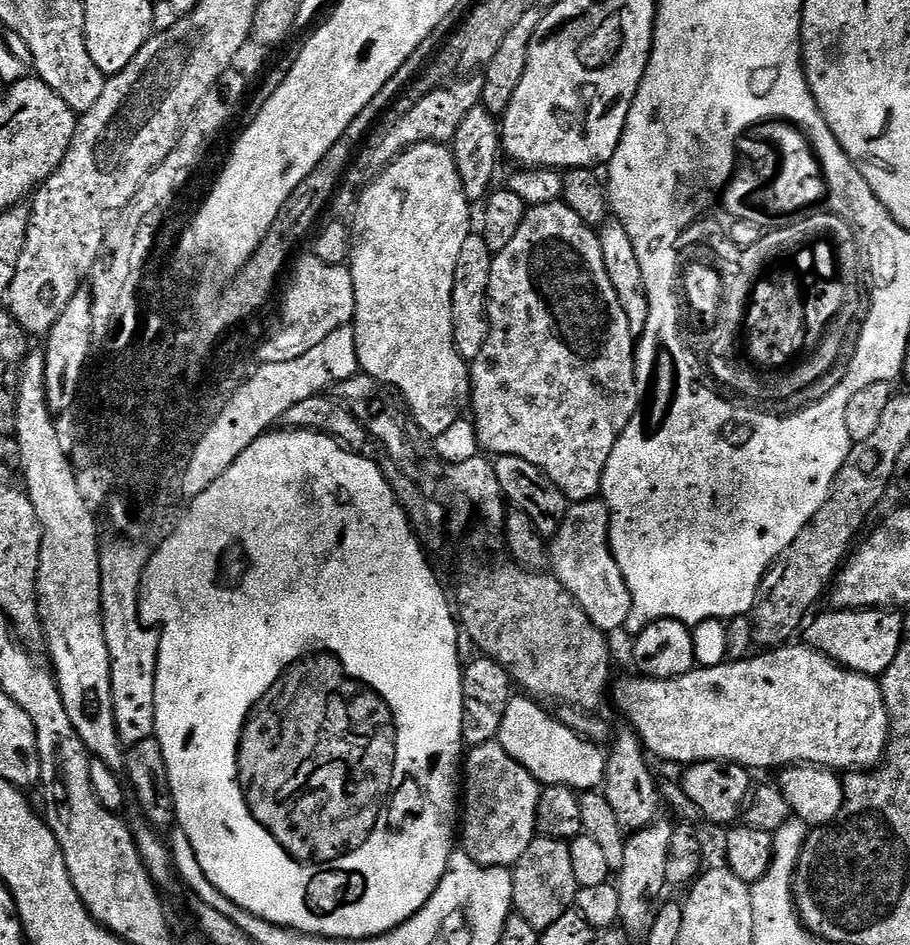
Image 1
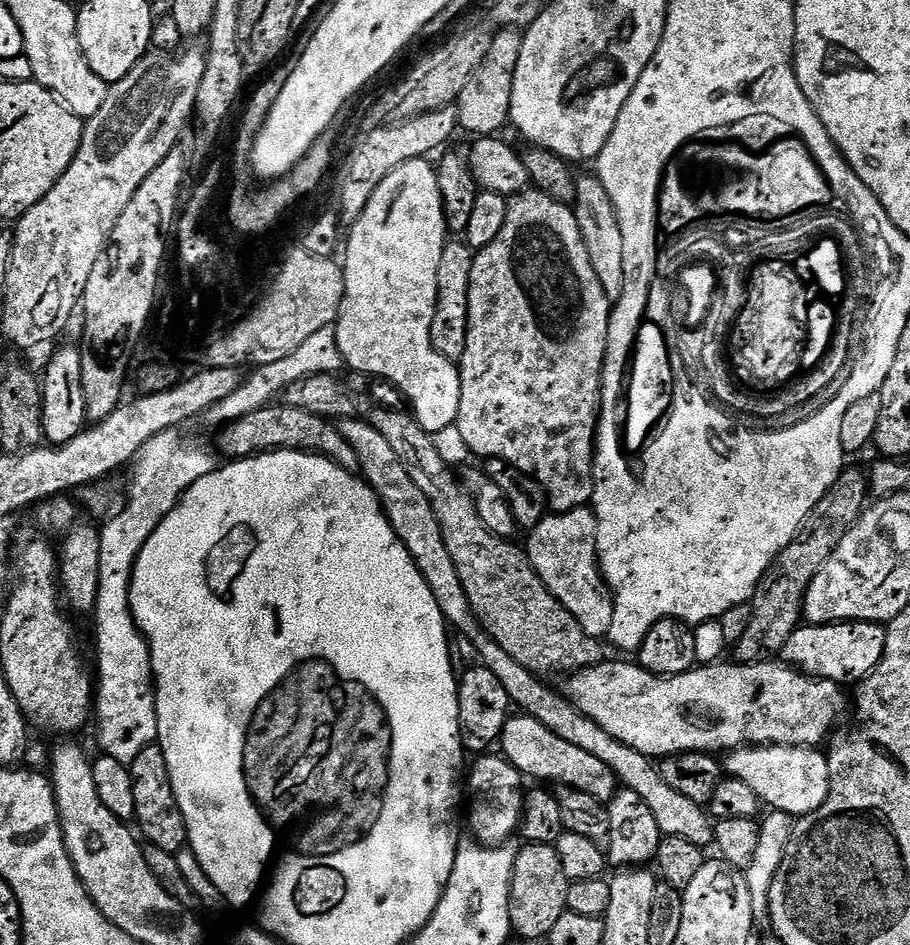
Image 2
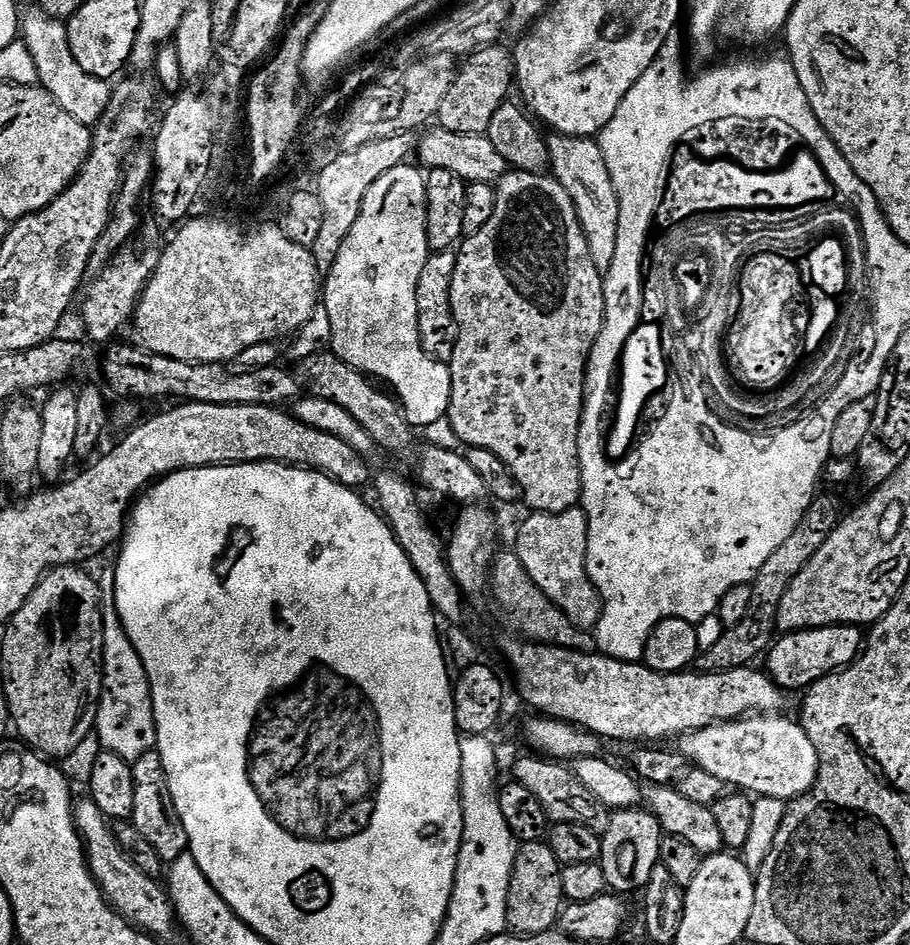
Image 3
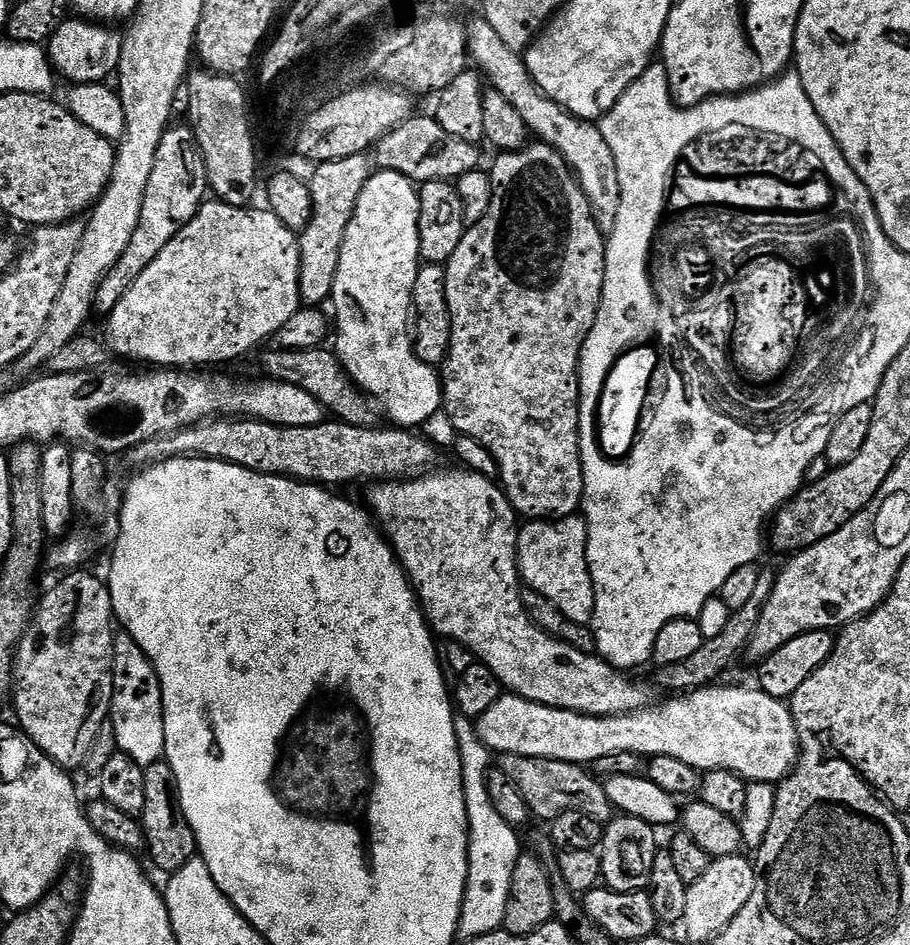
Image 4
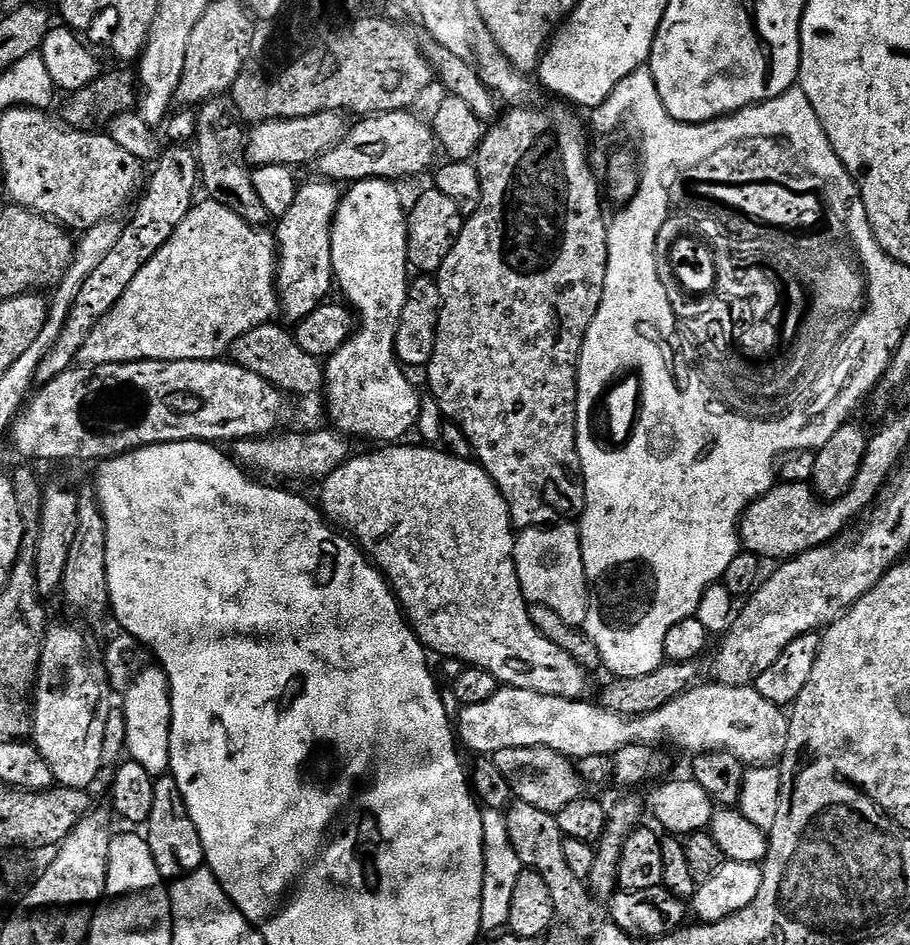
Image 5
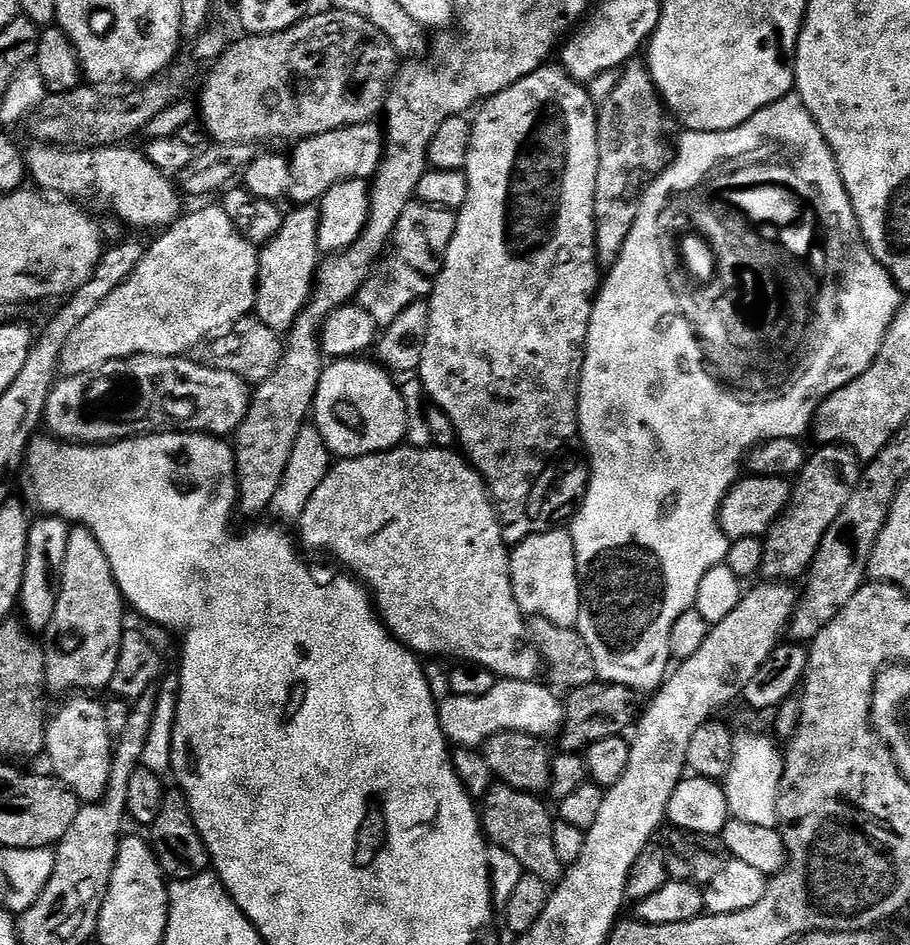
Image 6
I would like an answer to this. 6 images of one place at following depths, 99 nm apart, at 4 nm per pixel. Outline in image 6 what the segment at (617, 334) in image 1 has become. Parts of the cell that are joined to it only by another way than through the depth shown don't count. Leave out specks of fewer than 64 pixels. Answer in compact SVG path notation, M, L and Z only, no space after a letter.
M552 67L534 70L534 74L514 82L498 95L489 96L475 113L477 116L474 116L472 126L470 154L463 167L468 178L468 194L466 202L456 212L456 229L454 238L450 238L450 250L446 250L444 265L434 278L431 295L427 298L430 330L426 330L426 346L422 350L422 362L418 369L418 379L424 386L427 399L435 407L446 410L450 422L454 422L463 455L488 485L496 514L500 517L502 538L509 546L521 544L534 534L550 532L553 528L571 521L588 491L590 475L590 468L582 451L578 393L590 314L602 283L602 265L596 256L595 216L596 179L600 161L600 139L596 125L598 108L597 105L596 108L592 105L592 96L584 89L587 87L581 81L572 79L563 67Z

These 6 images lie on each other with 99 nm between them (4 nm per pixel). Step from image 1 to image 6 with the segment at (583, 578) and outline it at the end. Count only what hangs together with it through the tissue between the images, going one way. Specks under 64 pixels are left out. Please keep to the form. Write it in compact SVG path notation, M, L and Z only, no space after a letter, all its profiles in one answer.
M557 526L550 532L539 532L515 545L510 555L514 598L525 617L541 616L563 628L576 628L580 613L580 579L576 573L571 531Z

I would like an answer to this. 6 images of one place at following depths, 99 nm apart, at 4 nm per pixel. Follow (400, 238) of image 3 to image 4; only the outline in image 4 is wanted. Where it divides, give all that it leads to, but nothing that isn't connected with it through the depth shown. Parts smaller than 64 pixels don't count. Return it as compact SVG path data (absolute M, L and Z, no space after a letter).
M373 171L362 194L358 194L358 206L354 206L350 226L346 226L346 238L338 258L338 274L330 297L330 305L336 311L334 351L350 374L352 383L367 392L386 416L388 411L393 425L409 430L419 429L430 414L441 411L444 399L441 373L416 357L414 340L410 335L410 325L414 320L414 278L418 278L418 270L422 266L418 246L419 213L420 193L413 181L397 172Z

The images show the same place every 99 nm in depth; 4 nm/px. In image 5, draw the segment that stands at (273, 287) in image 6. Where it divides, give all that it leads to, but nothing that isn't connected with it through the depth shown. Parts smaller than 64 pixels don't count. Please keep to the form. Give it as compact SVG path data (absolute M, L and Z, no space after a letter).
M315 178L296 189L294 206L279 217L274 235L278 245L276 266L276 295L280 298L279 311L292 322L299 322L329 299L334 292L332 274L332 227L340 205L341 189L327 178Z

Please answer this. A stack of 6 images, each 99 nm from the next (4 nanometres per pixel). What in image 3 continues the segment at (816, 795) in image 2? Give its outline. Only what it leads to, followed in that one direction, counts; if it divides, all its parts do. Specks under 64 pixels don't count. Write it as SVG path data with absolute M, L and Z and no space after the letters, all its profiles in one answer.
M749 714L739 720L726 720L723 724L711 724L697 732L687 732L685 736L679 737L678 750L695 767L706 770L706 774L722 778L725 786L743 790L756 798L769 796L791 802L812 789L820 769L814 742L810 742L804 725L792 720L787 720L784 714Z

